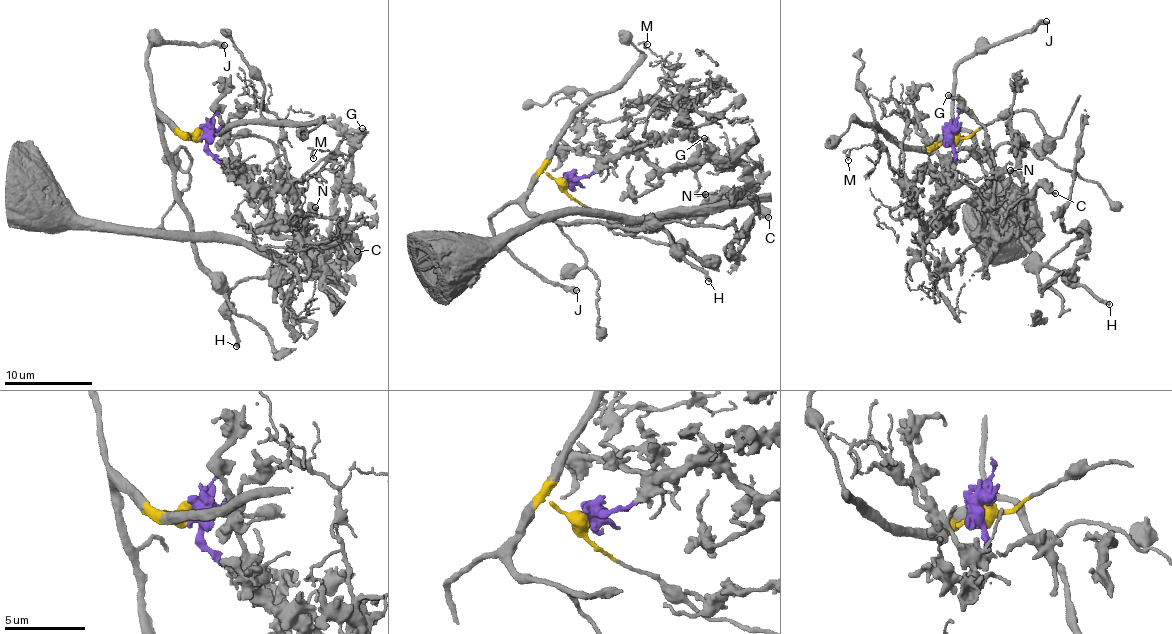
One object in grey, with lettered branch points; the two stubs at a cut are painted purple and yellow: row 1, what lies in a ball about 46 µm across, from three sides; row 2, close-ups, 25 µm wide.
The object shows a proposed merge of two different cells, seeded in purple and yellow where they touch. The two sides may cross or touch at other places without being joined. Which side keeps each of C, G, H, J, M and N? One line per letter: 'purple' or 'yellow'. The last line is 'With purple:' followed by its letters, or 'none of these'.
C: purple
G: purple
H: yellow
J: yellow
M: purple
N: purple
With purple: C, G, M, N

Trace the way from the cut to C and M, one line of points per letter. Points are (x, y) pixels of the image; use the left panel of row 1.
C: (201, 134), (218, 164), (261, 189), (311, 261), (332, 276), (350, 239), (357, 252)
M: (201, 134), (224, 160), (232, 117), (268, 108), (283, 122), (291, 179), (333, 155), (314, 157)

